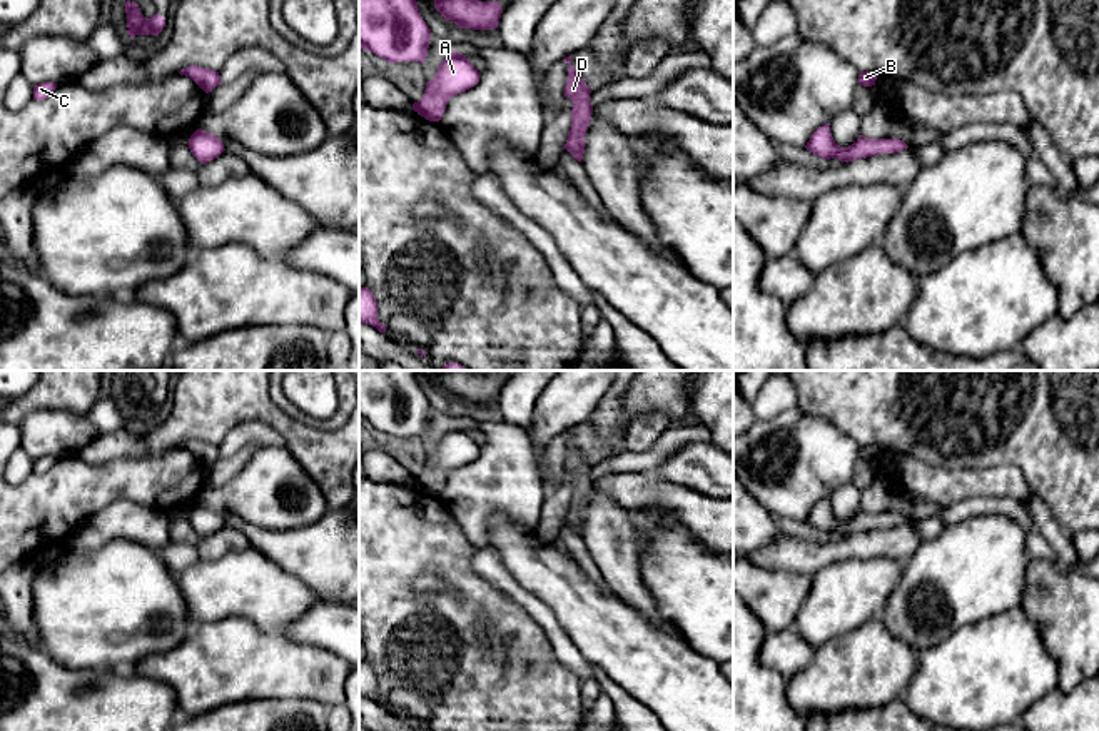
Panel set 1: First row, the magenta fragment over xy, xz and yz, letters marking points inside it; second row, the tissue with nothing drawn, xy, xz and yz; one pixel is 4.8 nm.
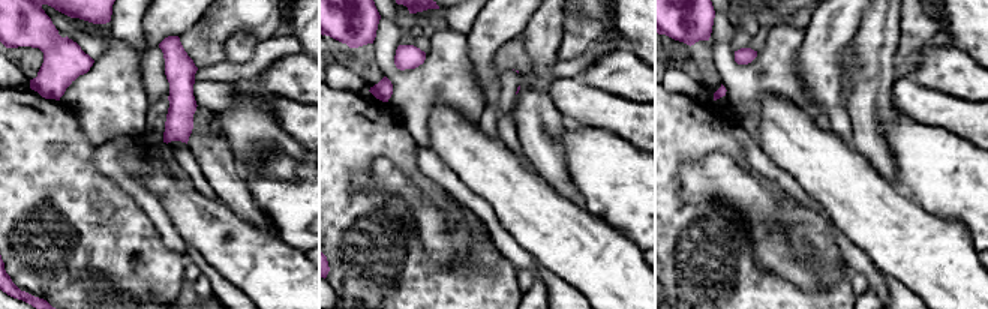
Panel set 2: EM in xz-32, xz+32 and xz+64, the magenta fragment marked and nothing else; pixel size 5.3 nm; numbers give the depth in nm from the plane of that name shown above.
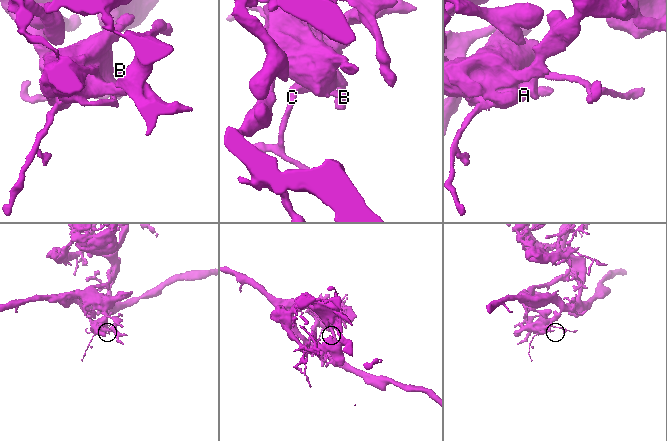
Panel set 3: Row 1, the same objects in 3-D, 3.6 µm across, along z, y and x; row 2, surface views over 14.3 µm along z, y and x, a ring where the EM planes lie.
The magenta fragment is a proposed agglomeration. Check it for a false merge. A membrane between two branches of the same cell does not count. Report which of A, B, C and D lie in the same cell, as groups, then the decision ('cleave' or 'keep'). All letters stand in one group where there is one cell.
A B C D | keep

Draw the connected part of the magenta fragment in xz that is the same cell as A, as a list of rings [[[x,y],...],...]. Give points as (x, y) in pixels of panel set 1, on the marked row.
[[[454,50],[441,62],[436,75],[426,83],[423,98],[413,103],[413,110],[429,122],[439,122],[448,100],[474,87],[479,77],[466,55]]]

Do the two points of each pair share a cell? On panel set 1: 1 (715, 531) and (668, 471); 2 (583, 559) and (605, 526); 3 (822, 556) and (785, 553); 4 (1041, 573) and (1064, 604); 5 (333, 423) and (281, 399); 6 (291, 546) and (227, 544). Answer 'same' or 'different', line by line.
1: different
2: different
3: same
4: same
5: same
6: different

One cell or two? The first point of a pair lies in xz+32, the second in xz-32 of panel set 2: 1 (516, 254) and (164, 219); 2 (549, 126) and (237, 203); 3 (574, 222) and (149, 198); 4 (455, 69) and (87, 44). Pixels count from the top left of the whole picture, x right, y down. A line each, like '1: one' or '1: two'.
1: one
2: one
3: two
4: two

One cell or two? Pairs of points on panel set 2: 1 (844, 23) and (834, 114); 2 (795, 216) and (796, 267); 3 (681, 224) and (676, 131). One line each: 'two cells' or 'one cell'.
1: one cell
2: one cell
3: one cell

